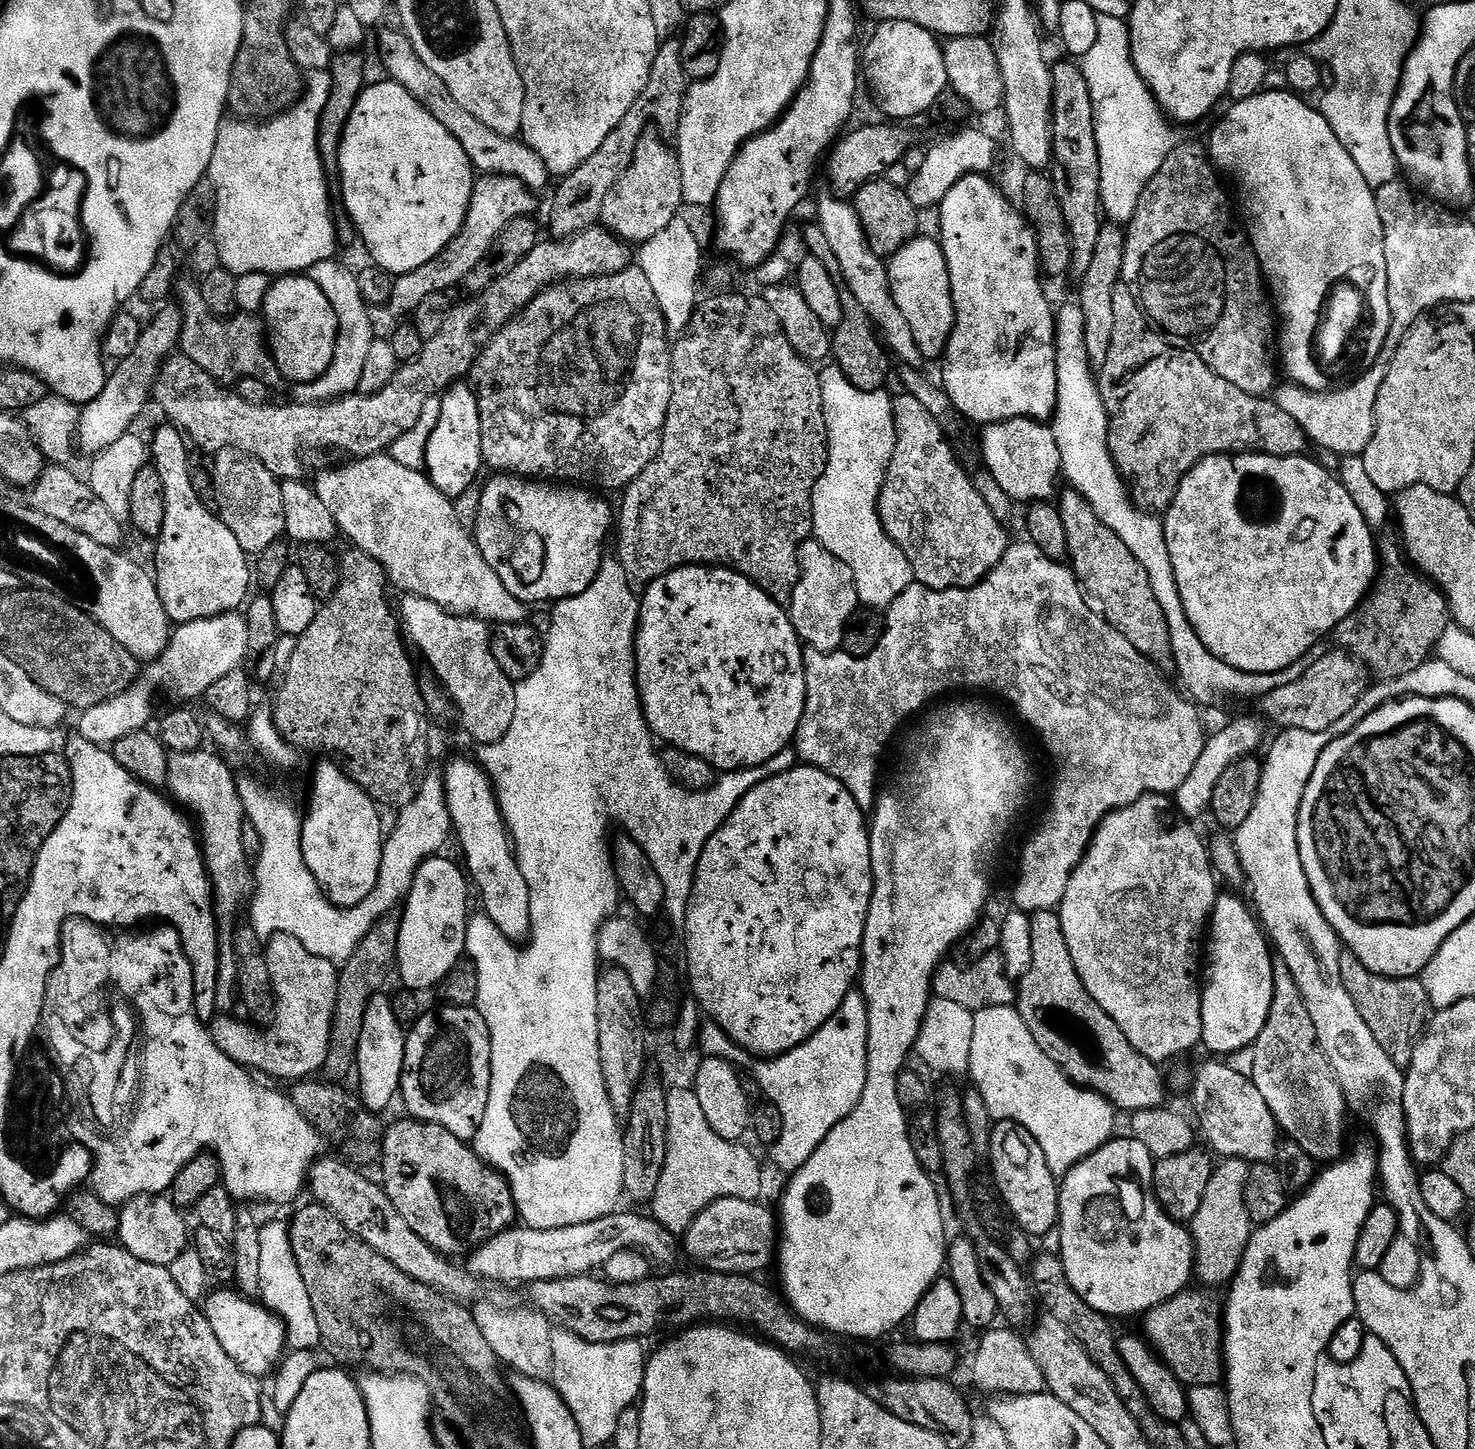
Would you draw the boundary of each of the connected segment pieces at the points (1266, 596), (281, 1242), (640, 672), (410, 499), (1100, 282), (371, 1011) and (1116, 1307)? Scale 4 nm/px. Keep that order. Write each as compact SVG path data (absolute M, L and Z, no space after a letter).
M1241 452L1222 456L1207 456L1178 486L1178 494L1163 517L1166 546L1170 562L1174 566L1174 578L1178 582L1180 597L1194 626L1198 638L1219 660L1243 672L1270 674L1281 672L1298 662L1315 644L1321 643L1324 635L1335 633L1338 625L1358 607L1372 590L1378 575L1378 540L1374 529L1368 525L1362 510L1350 498L1346 486L1340 483L1320 464L1302 456L1265 456L1263 452Z
M272 1220L261 1227L262 1268L261 1292L259 1299L264 1307L278 1317L284 1324L284 1335L289 1349L296 1352L308 1352L311 1348L321 1347L318 1330L318 1314L314 1314L314 1306L310 1302L310 1290L306 1290L306 1282L302 1282L302 1270L298 1270L298 1262L294 1258L294 1250L290 1246L288 1224L285 1221Z
M689 566L687 568L679 568L670 574L666 574L662 578L651 581L647 585L648 588L642 592L640 600L640 623L636 634L636 682L640 685L640 702L644 705L644 717L648 719L648 727L651 728L653 737L657 741L663 742L665 745L673 748L680 748L684 752L689 752L691 756L702 758L706 763L712 765L713 768L721 773L737 772L739 768L753 768L754 766L762 766L762 762L770 762L770 758L774 758L774 754L778 754L783 748L789 747L796 739L796 731L802 722L802 714L806 706L806 674L804 673L804 654L805 649L802 647L802 641L797 636L794 626L792 625L791 615L782 607L777 600L767 596L759 586L748 580L742 574L731 572L729 568L717 568L715 566Z
M381 454L379 456L361 456L359 458L349 459L348 464L344 464L341 468L332 468L329 472L321 474L317 480L314 480L314 487L318 498L322 498L322 503L330 509L330 514L334 514L334 522L337 529L341 533L344 532L352 539L351 543L355 547L360 548L370 558L374 558L384 567L384 575L389 581L392 580L401 588L401 593L410 596L421 596L430 602L434 602L438 606L442 606L447 612L452 612L456 616L474 616L477 620L483 620L489 625L498 624L523 624L529 619L529 609L518 598L514 598L514 594L510 594L510 590L506 590L506 586L502 586L502 582L498 578L495 568L490 566L490 562L486 562L486 558L482 558L480 547L476 545L475 535L466 527L458 518L456 513L456 505L451 499L445 497L432 485L427 475L421 470L410 470L410 466L402 466L390 454Z
M1105 223L1098 234L1098 246L1094 258L1090 261L1090 270L1079 281L1080 297L1078 303L1084 312L1084 337L1086 354L1093 369L1106 366L1106 354L1110 354L1110 342L1114 338L1113 294L1114 286L1122 280L1122 262L1124 261L1125 229L1119 224Z
M378 994L366 1006L366 1018L362 1022L362 1034L358 1042L358 1054L356 1055L355 1075L360 1075L360 1089L358 1095L364 1107L377 1114L384 1111L392 1104L392 1099L397 1099L400 1091L400 1079L404 1073L404 1041L406 1039L405 1025L398 1022L398 1018L392 1009L392 1001L384 994Z
M1113 1138L1109 1140L1094 1154L1090 1154L1085 1160L1073 1166L1062 1178L1060 1184L1060 1219L1058 1225L1062 1230L1062 1248L1059 1257L1060 1261L1064 1263L1064 1273L1072 1289L1084 1298L1086 1306L1098 1310L1109 1318L1117 1318L1116 1316L1143 1317L1144 1313L1149 1312L1154 1306L1158 1306L1185 1291L1191 1285L1188 1283L1193 1283L1196 1262L1196 1246L1192 1242L1191 1231L1181 1221L1172 1220L1165 1214L1164 1208L1160 1205L1160 1199L1156 1196L1156 1183L1154 1182L1156 1160L1150 1154L1150 1150L1146 1150L1146 1146L1142 1146L1142 1142L1138 1142L1135 1138L1127 1139Z

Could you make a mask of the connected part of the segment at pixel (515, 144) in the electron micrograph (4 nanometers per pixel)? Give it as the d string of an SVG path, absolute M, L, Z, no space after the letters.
M395 31L384 32L380 36L380 56L384 59L384 68L388 71L385 73L390 79L410 90L416 101L426 110L430 110L430 114L434 114L434 118L438 118L438 122L442 122L442 126L450 130L450 134L454 134L454 139L462 145L462 150L466 150L466 158L470 158L477 173L518 178L531 192L543 193L543 188L547 186L548 180L550 181L546 162L542 162L542 158L538 158L538 154L534 154L534 150L525 144L523 139L494 134L490 126L478 122L478 118L470 118L470 114L466 114L466 110L462 110L462 106L454 102L454 94L446 90L442 78L438 78L438 74L434 74L434 70L430 70L430 66L426 66L426 62L418 58L410 38L405 36L403 31Z

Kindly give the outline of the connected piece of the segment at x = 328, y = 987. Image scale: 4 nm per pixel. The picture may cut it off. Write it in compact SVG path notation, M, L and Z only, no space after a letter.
M281 932L267 941L266 951L276 995L274 1019L263 1030L251 1023L248 1025L240 1020L228 1020L232 1018L213 1019L210 1024L212 1041L234 1063L248 1070L257 1068L280 1080L300 1082L315 1077L326 1062L338 998L338 968L326 958L310 954L310 950L306 950L298 938L290 938Z

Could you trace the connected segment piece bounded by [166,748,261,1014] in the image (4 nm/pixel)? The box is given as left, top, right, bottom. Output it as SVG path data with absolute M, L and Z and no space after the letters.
M203 748L188 754L171 753L166 788L169 795L198 823L201 851L212 883L213 912L219 934L215 1006L219 1013L228 1014L236 1006L238 996L237 956L233 948L233 938L238 927L236 920L241 906L245 907L255 895L255 869L250 858L259 856L261 852L261 835L251 822L246 822L237 777L234 778L229 766L218 756L219 753L208 751Z

